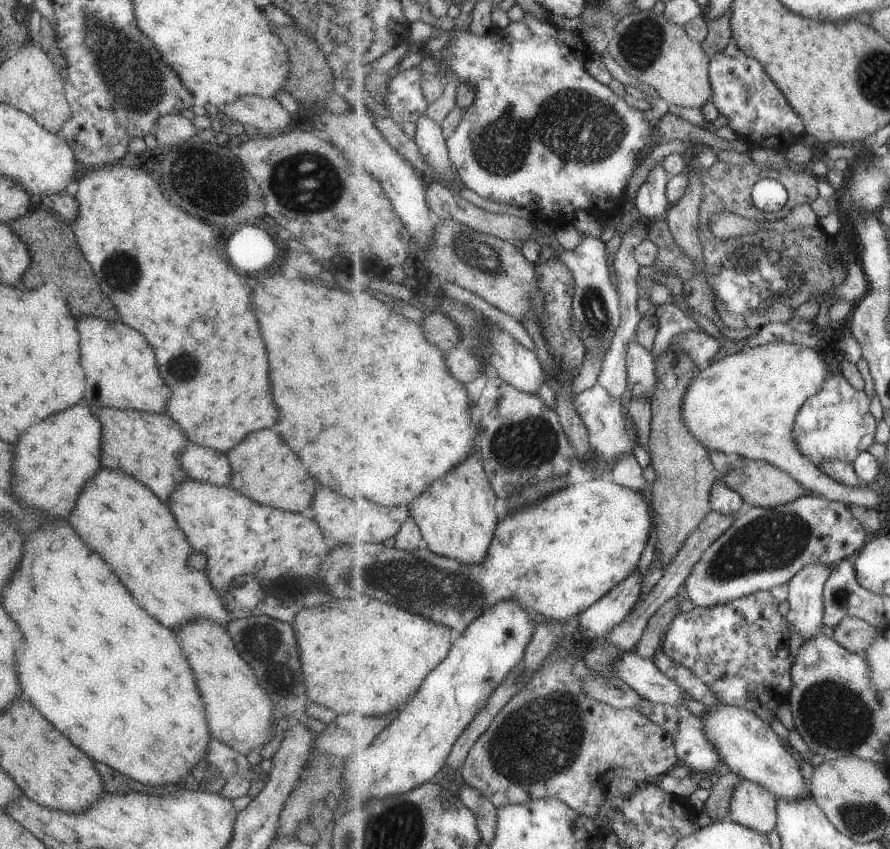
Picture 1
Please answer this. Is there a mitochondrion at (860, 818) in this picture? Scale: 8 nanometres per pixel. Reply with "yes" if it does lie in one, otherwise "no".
yes

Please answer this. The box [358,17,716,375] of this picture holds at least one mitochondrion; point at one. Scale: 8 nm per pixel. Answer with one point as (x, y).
(576, 126)

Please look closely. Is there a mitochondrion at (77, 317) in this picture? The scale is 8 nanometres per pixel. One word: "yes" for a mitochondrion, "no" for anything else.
no

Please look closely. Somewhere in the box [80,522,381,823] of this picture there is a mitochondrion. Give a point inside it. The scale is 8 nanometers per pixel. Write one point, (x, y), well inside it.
(284, 591)

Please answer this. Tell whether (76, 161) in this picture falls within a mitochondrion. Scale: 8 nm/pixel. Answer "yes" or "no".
no

